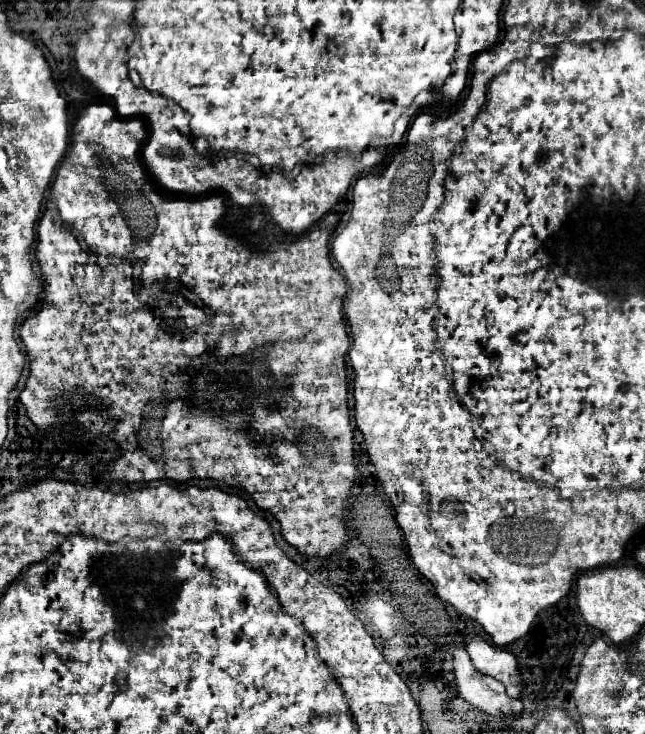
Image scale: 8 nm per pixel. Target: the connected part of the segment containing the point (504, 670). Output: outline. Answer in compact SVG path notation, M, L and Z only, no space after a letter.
M468 637L466 651L480 673L496 677L506 687L508 697L520 697L522 675L518 673L518 661L510 651L494 647L480 637Z

